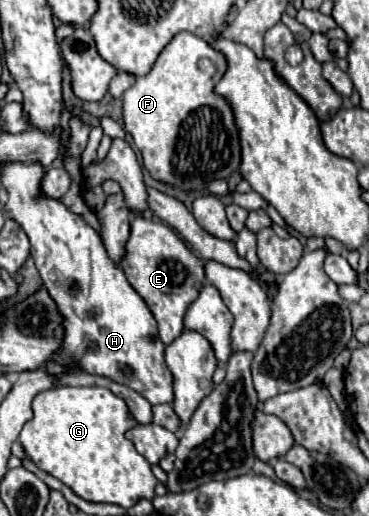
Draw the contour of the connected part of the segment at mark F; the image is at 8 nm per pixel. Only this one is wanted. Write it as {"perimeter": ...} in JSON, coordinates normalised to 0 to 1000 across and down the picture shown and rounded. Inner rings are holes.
{"perimeter":[[[507,60],[480,64],[463,83],[436,99],[404,145],[377,149],[339,180],[333,180],[333,231],[339,254],[355,258],[371,289],[388,300],[388,320],[404,335],[447,351],[469,362],[491,366],[550,366],[577,347],[621,347],[621,339],[648,328],[653,316],[653,285],[648,285],[648,254],[637,246],[637,227],[621,200],[577,180],[577,169],[610,143],[615,122],[604,107],[572,87]]]}

